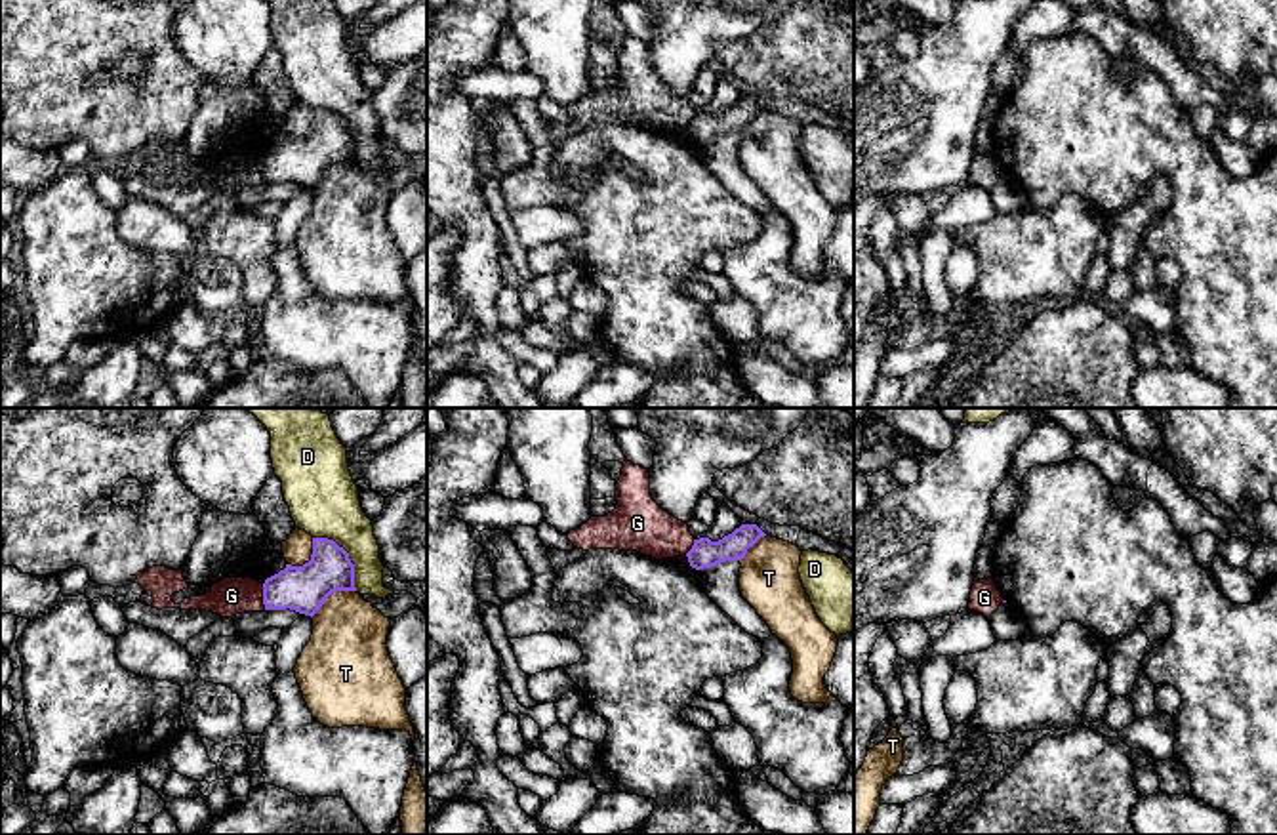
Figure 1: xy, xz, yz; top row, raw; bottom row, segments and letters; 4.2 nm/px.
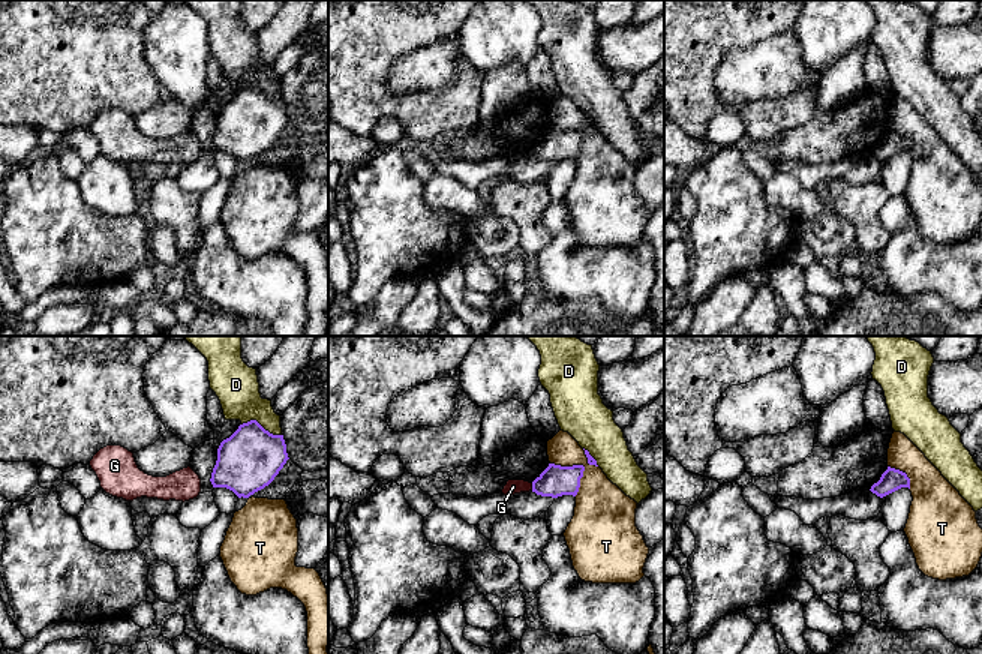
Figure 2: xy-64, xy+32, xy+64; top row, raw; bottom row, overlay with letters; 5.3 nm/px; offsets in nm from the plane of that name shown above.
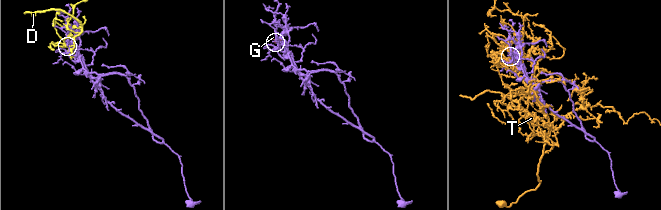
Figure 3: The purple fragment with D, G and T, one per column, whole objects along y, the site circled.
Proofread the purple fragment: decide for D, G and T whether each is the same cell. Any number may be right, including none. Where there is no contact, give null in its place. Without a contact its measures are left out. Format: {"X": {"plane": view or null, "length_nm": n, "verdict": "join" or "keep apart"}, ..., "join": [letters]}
{"D": {"plane": "xy", "length_nm": 300, "verdict": "keep apart"}, "G": {"plane": "xy", "length_nm": 110, "verdict": "keep apart"}, "T": {"plane": "xy", "length_nm": 220, "verdict": "keep apart"}, "join": []}

